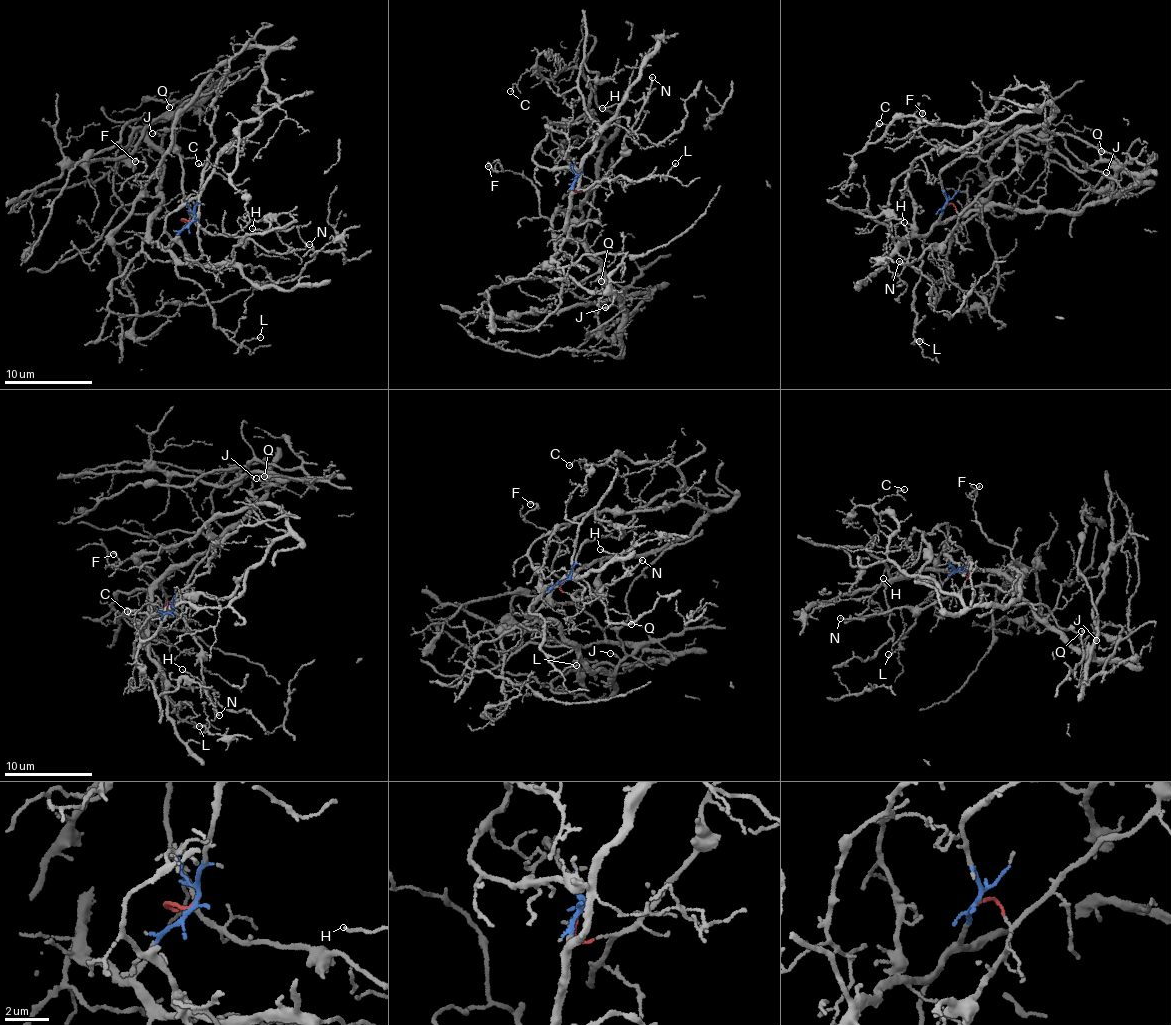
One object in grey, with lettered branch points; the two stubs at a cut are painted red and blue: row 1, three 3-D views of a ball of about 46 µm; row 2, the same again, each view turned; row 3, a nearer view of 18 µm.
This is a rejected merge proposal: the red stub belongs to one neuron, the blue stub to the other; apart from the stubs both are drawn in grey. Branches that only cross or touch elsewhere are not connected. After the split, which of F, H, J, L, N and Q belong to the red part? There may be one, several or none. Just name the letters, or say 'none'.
F, H, N

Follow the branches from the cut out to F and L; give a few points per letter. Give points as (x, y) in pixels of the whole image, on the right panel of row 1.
F: (945, 205), (963, 211), (1010, 173), (1015, 140), (989, 158), (969, 158), (947, 141), (920, 135), (922, 113)
L: (945, 205), (924, 241), (921, 274), (915, 291), (915, 337), (920, 341)

